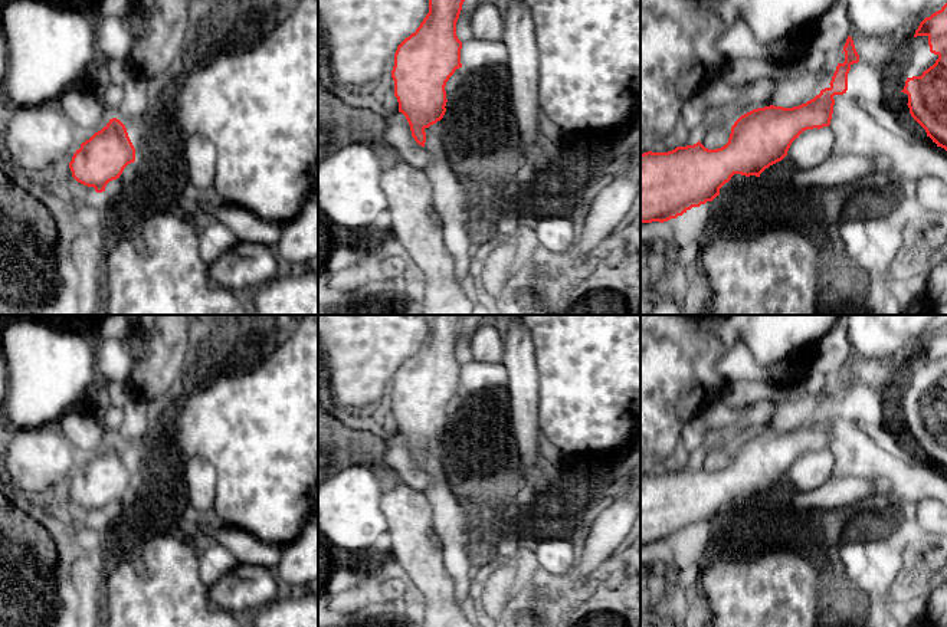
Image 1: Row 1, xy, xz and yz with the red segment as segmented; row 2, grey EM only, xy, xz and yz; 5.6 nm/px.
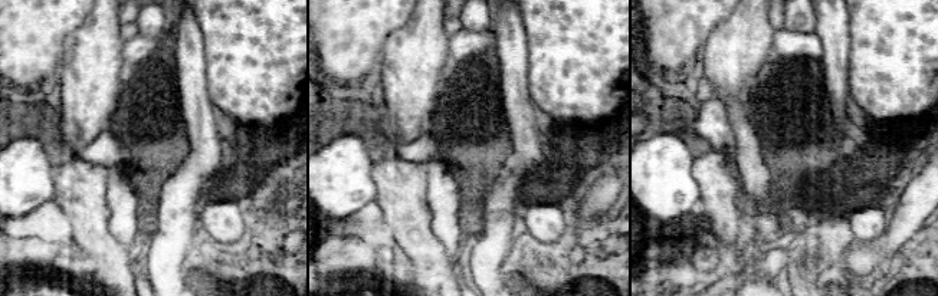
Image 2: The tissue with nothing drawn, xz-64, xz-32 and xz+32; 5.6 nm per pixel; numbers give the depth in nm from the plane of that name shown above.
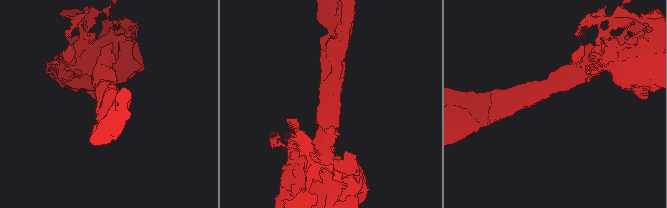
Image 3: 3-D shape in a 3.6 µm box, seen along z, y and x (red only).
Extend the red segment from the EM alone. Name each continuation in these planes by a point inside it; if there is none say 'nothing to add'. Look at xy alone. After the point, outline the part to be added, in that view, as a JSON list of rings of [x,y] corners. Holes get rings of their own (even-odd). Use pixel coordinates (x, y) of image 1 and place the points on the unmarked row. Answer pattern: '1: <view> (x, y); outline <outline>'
nothing to add

